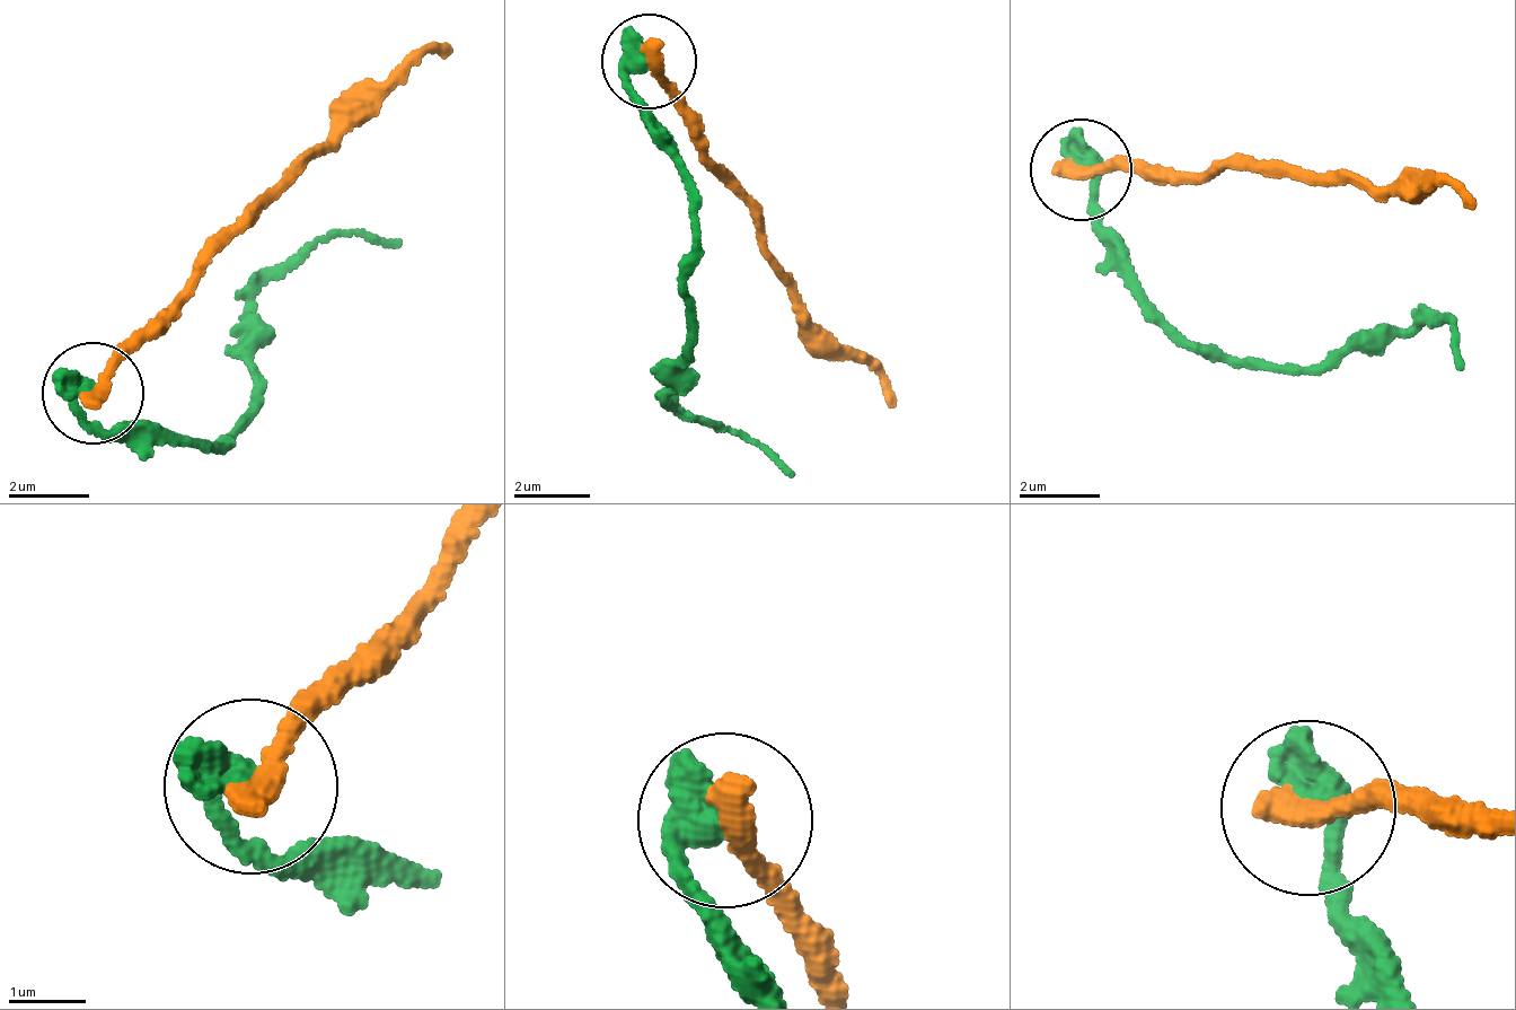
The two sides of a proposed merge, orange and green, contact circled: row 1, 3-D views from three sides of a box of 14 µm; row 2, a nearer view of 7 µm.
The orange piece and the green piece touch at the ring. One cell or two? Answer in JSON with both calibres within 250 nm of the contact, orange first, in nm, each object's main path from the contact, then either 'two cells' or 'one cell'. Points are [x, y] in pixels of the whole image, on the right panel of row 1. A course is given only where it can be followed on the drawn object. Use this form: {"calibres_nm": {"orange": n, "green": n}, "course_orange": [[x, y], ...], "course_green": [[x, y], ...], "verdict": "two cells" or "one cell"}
{"calibres_nm": {"orange": 380, "green": 460}, "course_orange": [[1080, 166], [1209, 178], [1244, 172], [1407, 193], [1446, 178], [1475, 209]], "course_green": [[1080, 166], [1095, 184], [1152, 317], [1225, 361], [1322, 377], [1418, 323], [1452, 321], [1459, 368]], "verdict": "two cells"}

